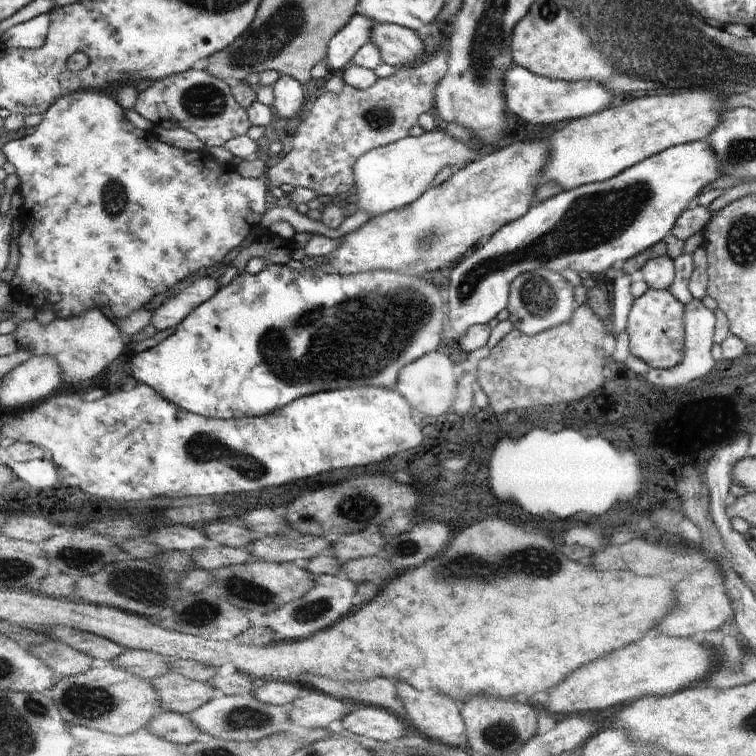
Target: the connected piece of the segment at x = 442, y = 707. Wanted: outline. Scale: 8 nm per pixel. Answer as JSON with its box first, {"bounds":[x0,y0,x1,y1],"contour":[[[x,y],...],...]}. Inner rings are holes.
{"bounds":[394,682,469,750],"contour":[[[394,682],[394,684],[396,684],[398,696],[407,710],[408,723],[414,732],[422,730],[432,741],[442,742],[444,746],[450,746],[450,748],[468,750],[469,739],[465,732],[465,722],[462,722],[462,718],[460,718],[461,712],[458,712],[459,706],[454,704],[453,697],[432,691],[419,691],[413,685],[408,686],[402,682]]]}

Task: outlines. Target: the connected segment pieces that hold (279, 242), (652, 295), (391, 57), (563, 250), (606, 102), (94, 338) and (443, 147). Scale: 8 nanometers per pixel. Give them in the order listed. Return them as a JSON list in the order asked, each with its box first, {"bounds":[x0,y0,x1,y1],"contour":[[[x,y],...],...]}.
[{"bounds":[231,230,297,273],"contour":[[[266,230],[260,234],[251,246],[237,252],[237,258],[231,262],[237,267],[238,273],[244,273],[246,264],[251,258],[263,258],[267,264],[286,265],[291,259],[290,254],[297,248],[294,238],[284,240],[280,235]]]},{"bounds":[625,288,685,368],"contour":[[[649,288],[633,300],[625,331],[629,338],[629,351],[642,358],[650,368],[672,368],[684,356],[685,307],[668,289]]]},{"bounds":[373,23,425,67],"contour":[[[378,23],[373,38],[384,63],[402,67],[416,64],[425,57],[424,41],[416,31],[396,23]]]},{"bounds":[446,139,725,338],"contour":[[[707,139],[674,145],[657,155],[636,163],[620,175],[573,189],[564,189],[560,194],[547,198],[532,206],[531,210],[514,223],[508,223],[484,247],[469,252],[452,266],[450,283],[446,295],[449,304],[449,335],[458,338],[474,325],[486,324],[496,317],[500,310],[508,307],[508,288],[518,275],[536,270],[560,272],[570,268],[592,277],[603,277],[605,270],[614,262],[625,262],[634,255],[660,243],[675,225],[676,219],[688,203],[702,193],[702,190],[725,176],[721,160]]]},{"bounds":[505,63,614,124],"contour":[[[512,63],[505,74],[505,104],[510,112],[520,116],[528,124],[558,124],[564,120],[576,120],[610,108],[614,92],[594,81],[559,81],[530,72],[519,64]]]},{"bounds":[14,309,124,384],"contour":[[[100,309],[86,311],[82,315],[70,319],[57,317],[46,326],[40,324],[36,319],[19,323],[19,328],[14,333],[18,346],[33,349],[32,356],[50,355],[58,358],[63,368],[63,380],[70,384],[72,382],[78,384],[78,382],[98,376],[124,350],[124,342],[120,338],[118,326]]]},{"bounds":[355,127,474,216],"contour":[[[443,127],[417,137],[406,137],[396,143],[365,152],[355,163],[357,176],[357,208],[376,216],[395,208],[402,208],[433,186],[433,180],[446,167],[462,168],[474,162],[474,147],[448,135]]]}]

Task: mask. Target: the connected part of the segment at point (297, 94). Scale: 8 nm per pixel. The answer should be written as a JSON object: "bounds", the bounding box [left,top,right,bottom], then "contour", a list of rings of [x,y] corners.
{"bounds":[272,74,304,120],"contour":[[[284,74],[272,85],[272,88],[274,89],[274,105],[278,110],[278,115],[287,120],[295,117],[304,102],[302,85],[290,75]]]}

